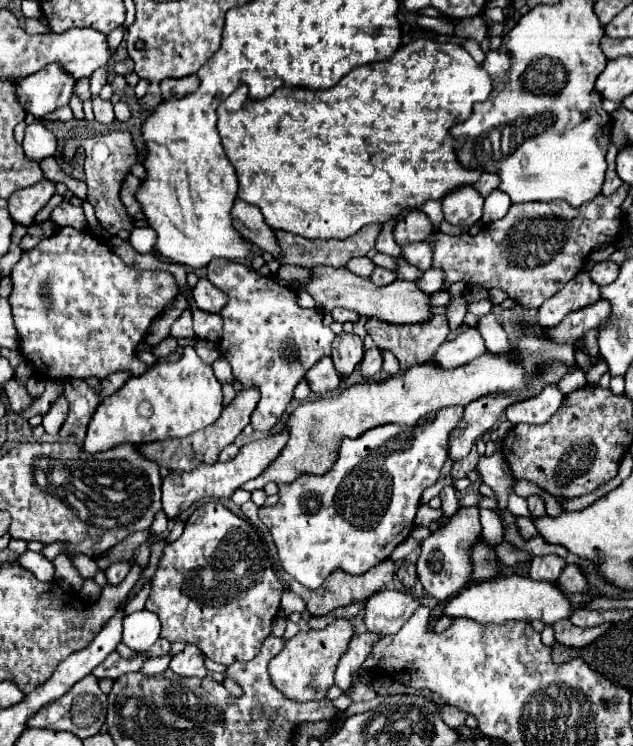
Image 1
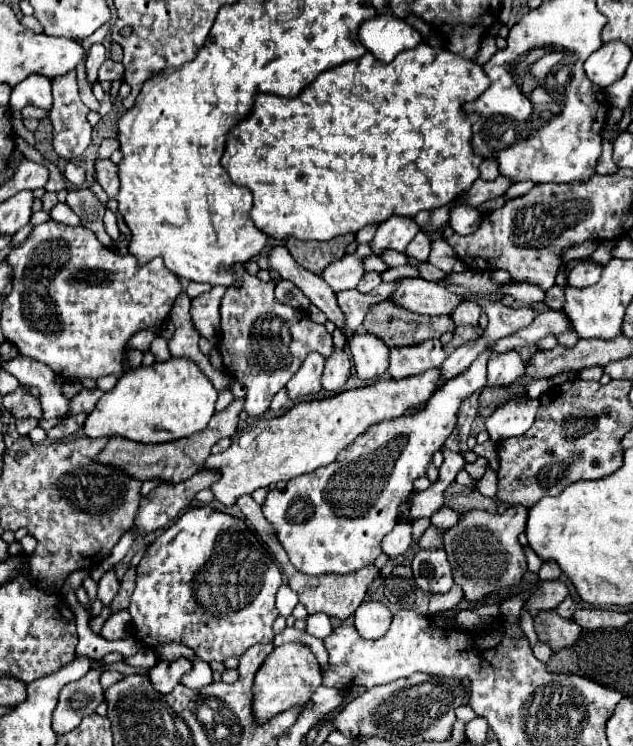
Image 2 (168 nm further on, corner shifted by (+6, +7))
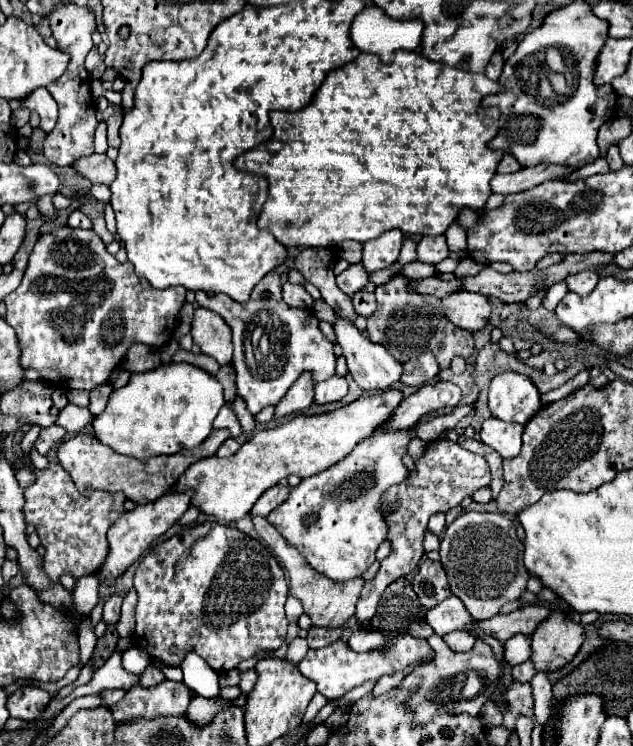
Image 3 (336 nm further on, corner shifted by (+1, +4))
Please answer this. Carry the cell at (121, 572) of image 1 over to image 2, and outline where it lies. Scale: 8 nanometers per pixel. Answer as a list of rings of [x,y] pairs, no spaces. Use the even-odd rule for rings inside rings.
[[[108,569],[108,571],[102,575],[102,579],[98,581],[98,599],[100,599],[104,605],[108,605],[108,603],[114,599],[114,595],[118,593],[118,589],[120,589],[120,583],[118,583],[116,571],[114,571],[114,569]]]

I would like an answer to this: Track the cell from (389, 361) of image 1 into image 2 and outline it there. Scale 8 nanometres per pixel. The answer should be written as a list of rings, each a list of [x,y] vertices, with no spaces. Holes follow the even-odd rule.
[[[428,339],[412,347],[390,349],[388,373],[394,379],[404,379],[410,375],[420,375],[428,369],[440,367],[446,359],[446,349],[438,339]]]

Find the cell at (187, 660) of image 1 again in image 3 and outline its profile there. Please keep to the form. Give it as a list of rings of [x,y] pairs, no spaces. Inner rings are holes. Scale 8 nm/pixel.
[[[165,680],[157,686],[143,688],[133,686],[123,700],[119,700],[111,712],[117,724],[133,718],[159,718],[159,716],[183,716],[191,702],[189,688],[183,682]]]

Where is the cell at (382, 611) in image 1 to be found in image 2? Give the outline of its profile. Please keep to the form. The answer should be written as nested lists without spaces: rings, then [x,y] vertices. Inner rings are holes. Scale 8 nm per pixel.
[[[368,597],[356,609],[354,619],[356,619],[354,625],[356,625],[358,633],[362,633],[362,637],[380,639],[392,623],[392,611],[386,605],[382,605],[380,601],[372,601]]]

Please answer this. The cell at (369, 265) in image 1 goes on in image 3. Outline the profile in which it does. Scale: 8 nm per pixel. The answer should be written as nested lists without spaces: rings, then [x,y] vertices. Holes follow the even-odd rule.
[[[411,262],[411,264],[407,264],[407,268],[403,268],[401,274],[411,280],[423,280],[423,278],[435,276],[435,266],[425,264],[425,262]]]

